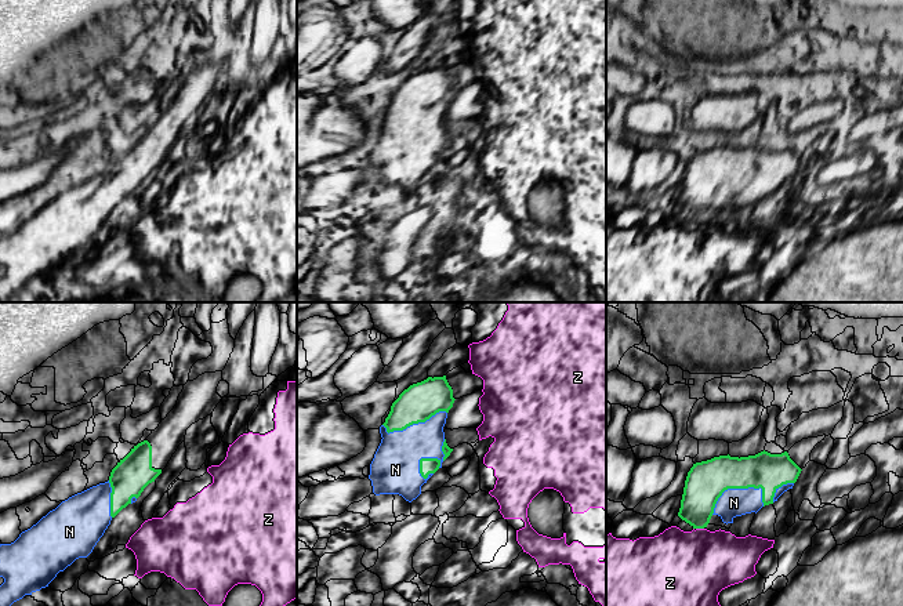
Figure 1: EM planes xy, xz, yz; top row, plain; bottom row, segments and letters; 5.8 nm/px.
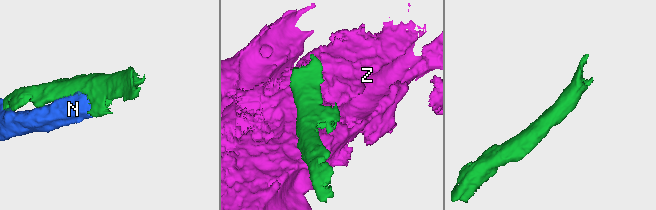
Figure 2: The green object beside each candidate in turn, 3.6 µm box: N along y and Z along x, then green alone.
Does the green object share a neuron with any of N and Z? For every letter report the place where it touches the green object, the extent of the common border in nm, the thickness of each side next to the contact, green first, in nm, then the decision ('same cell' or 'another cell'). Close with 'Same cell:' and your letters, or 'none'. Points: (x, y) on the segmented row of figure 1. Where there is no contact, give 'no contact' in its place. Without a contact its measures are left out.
N: xz (431, 458) | 260 nm | 100/280 nm | same cell
Z: yz (700, 528) | 50 nm | 220/440 nm | another cell
Same cell: N

